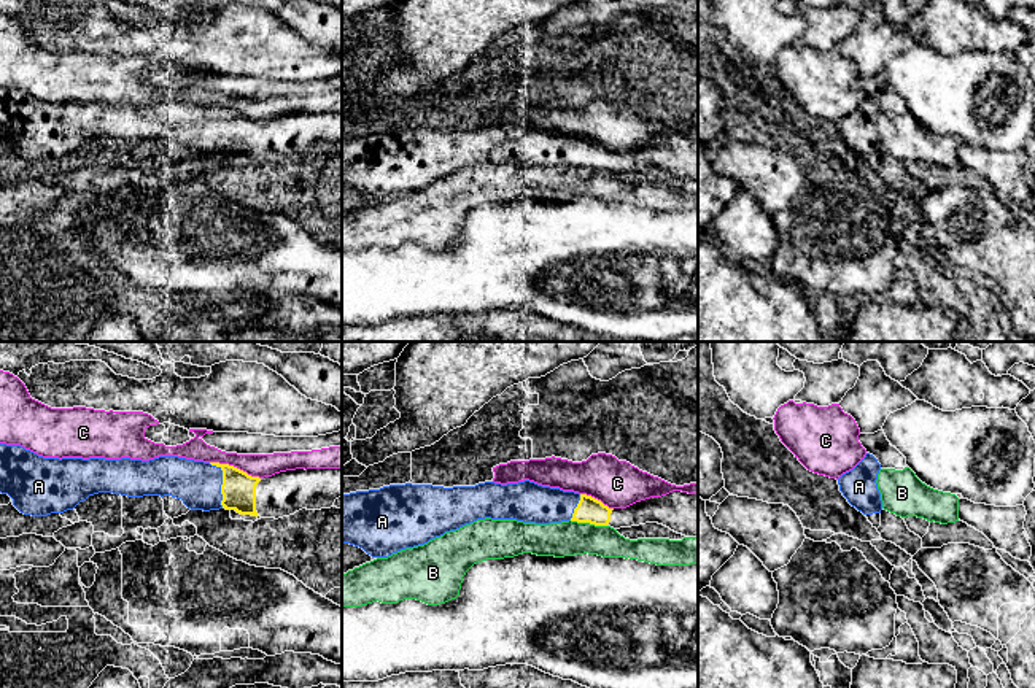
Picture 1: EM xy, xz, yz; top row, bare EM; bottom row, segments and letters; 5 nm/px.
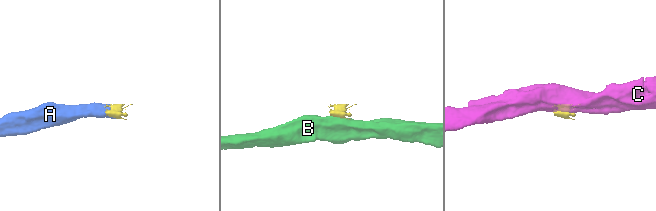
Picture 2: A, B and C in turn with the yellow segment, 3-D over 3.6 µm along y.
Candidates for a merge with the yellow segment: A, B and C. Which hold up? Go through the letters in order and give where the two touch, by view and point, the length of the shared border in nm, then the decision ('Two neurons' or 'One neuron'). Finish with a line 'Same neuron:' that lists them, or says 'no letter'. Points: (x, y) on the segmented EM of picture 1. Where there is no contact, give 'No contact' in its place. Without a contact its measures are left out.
A: Touches yellow at xy (223, 483). Shared border 240 nm. One neuron
B: Touches yellow at xz (589, 521). Shared border 190 nm. Two neurons
C: Touches yellow at xy (236, 467). Shared border 280 nm. Two neurons
Same neuron: A

